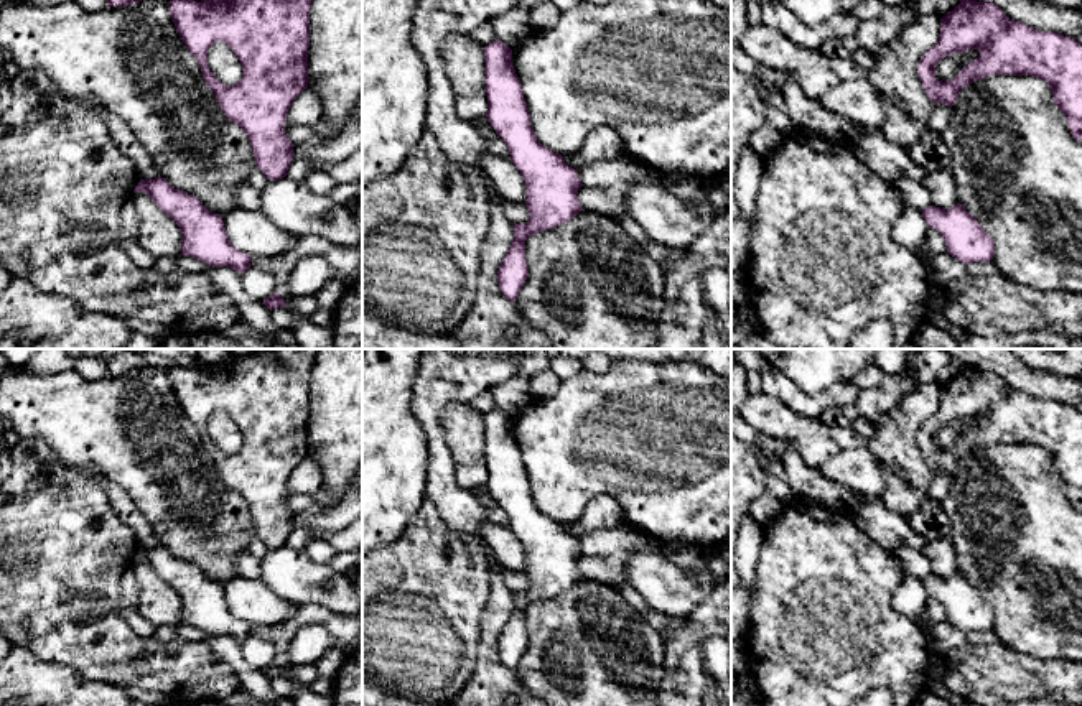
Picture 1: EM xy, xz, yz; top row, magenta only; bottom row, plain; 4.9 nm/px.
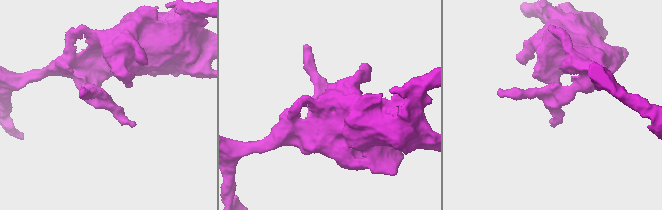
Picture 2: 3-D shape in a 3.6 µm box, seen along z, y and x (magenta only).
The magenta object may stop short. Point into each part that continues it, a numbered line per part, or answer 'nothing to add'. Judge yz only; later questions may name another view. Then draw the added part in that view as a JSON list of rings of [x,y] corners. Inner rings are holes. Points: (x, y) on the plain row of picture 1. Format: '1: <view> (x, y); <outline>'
nothing to add

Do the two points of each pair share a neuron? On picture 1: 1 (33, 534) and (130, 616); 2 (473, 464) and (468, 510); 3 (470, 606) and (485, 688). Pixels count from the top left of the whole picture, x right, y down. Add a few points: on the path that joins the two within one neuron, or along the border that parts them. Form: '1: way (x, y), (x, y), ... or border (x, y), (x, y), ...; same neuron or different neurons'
1: border (117, 608), (125, 624), (144, 637); different neurons
2: border (450, 455), (455, 464), (455, 479), (470, 489); different neurons
3: border (485, 608), (476, 668), (466, 682); different neurons

